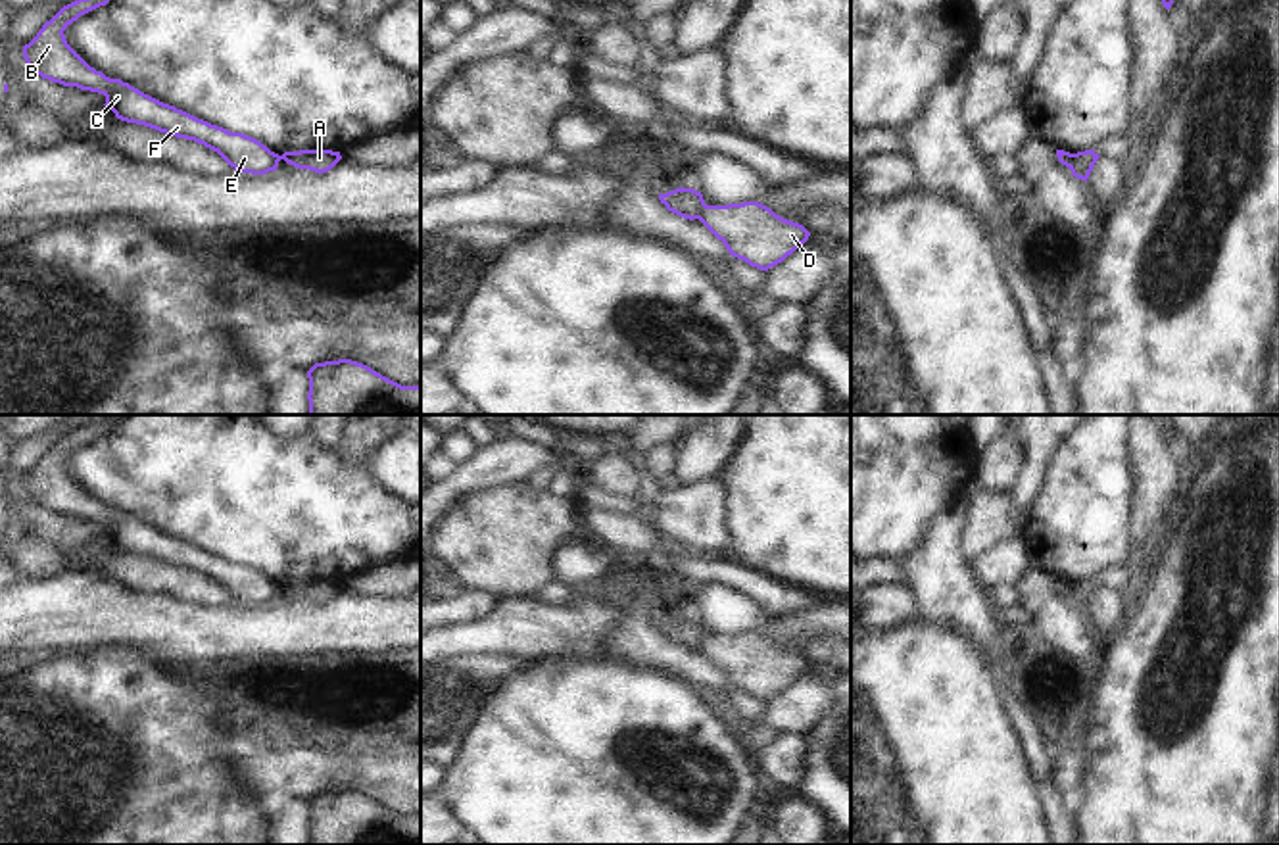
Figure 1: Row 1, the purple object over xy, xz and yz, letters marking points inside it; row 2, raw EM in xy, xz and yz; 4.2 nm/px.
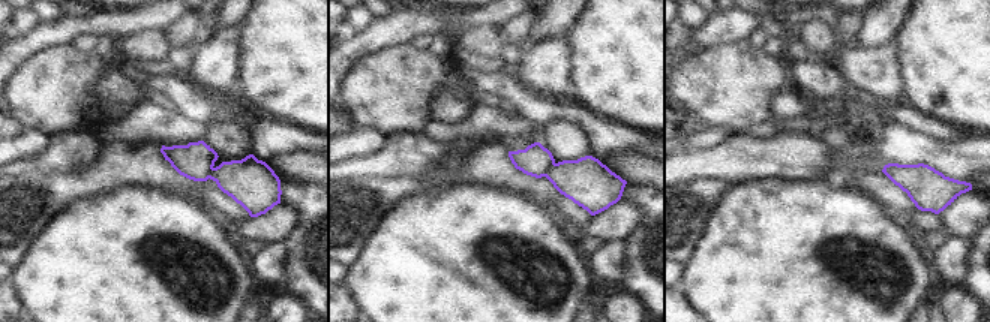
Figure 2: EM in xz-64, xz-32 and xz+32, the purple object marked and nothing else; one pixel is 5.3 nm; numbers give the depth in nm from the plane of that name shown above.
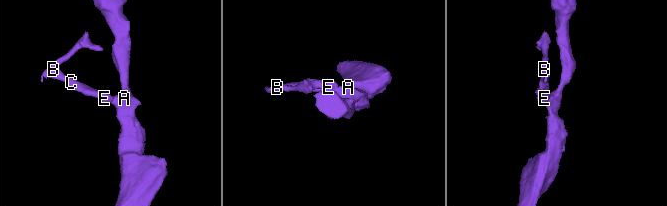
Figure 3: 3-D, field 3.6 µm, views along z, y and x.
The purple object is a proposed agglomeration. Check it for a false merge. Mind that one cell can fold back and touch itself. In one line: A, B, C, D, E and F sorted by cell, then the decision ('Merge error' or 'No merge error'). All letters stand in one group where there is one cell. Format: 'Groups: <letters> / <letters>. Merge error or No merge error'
Groups: A D / B C E F. Merge error.

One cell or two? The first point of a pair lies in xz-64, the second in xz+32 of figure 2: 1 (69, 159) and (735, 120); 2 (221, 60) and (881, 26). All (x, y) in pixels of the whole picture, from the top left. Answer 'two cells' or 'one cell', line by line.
1: two cells
2: two cells

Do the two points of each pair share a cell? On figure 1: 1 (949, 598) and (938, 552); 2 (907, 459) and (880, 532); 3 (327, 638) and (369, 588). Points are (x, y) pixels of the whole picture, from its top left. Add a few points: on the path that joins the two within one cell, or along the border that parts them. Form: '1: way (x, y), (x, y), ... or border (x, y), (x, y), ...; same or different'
1: way (943, 586), (938, 563); same
2: way (890, 477), (880, 486), (880, 515); same
3: border (342, 588), (361, 596), (400, 600); different

